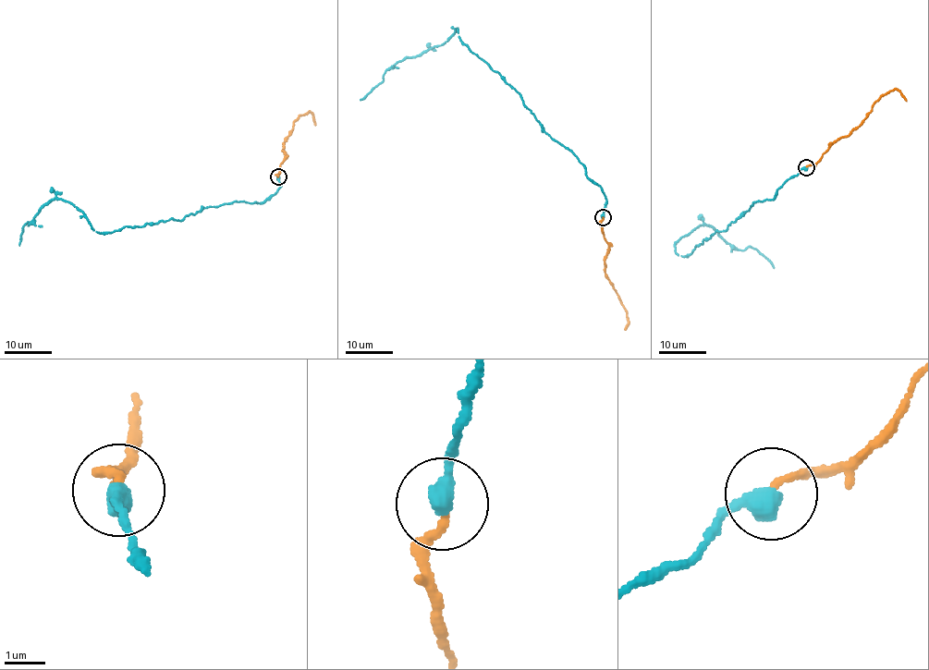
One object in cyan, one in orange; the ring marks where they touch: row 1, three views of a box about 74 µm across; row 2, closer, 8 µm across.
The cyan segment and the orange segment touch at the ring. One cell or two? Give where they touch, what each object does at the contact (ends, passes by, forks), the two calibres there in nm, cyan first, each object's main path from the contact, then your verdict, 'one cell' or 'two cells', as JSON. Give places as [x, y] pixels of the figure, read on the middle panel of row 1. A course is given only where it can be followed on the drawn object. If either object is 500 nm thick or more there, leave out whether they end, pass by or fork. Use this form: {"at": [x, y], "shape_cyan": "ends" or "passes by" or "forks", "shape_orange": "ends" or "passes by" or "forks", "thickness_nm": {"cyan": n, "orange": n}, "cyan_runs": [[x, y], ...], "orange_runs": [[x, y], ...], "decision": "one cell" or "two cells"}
{"at": [603, 217], "thickness_nm": {"cyan": 500, "orange": 160}, "cyan_runs": [[603, 217], [605, 197], [586, 167], [470, 50], [458, 29], [443, 44], [391, 66], [360, 100]], "orange_runs": [[603, 217], [601, 225], [608, 249], [605, 269], [626, 310], [628, 321], [624, 330]], "decision": "one cell"}

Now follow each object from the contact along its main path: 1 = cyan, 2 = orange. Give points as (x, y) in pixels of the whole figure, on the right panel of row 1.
1: (806, 167), (690, 254), (682, 257), (676, 242), (709, 225), (774, 268)
2: (806, 167), (815, 164), (835, 142), (855, 129), (875, 102), (887, 91), (897, 89), (907, 101)

